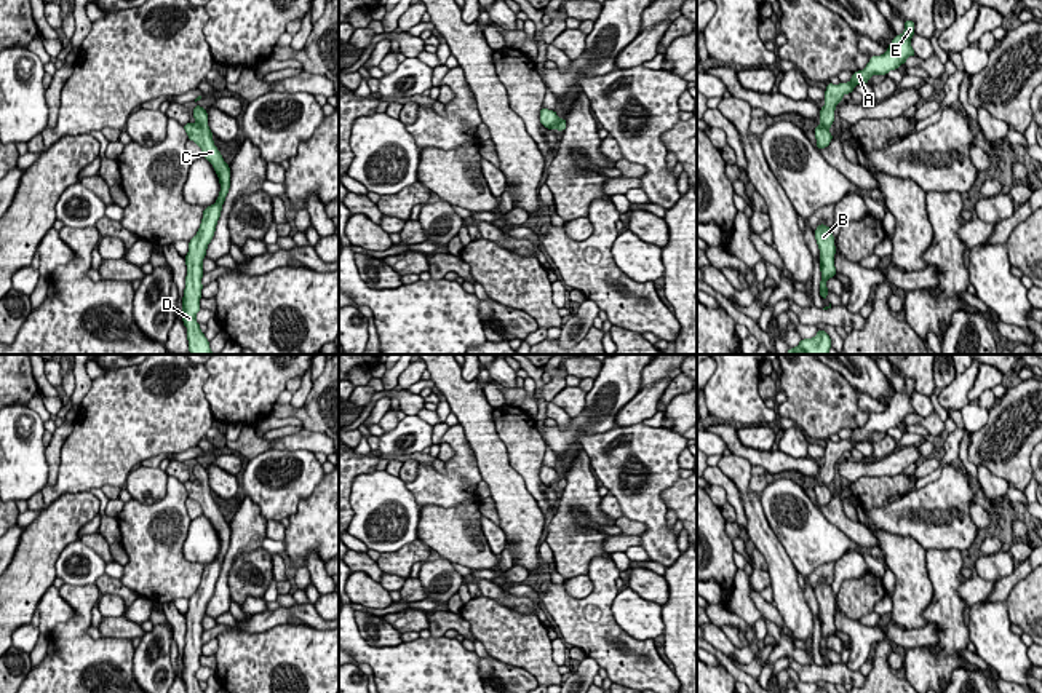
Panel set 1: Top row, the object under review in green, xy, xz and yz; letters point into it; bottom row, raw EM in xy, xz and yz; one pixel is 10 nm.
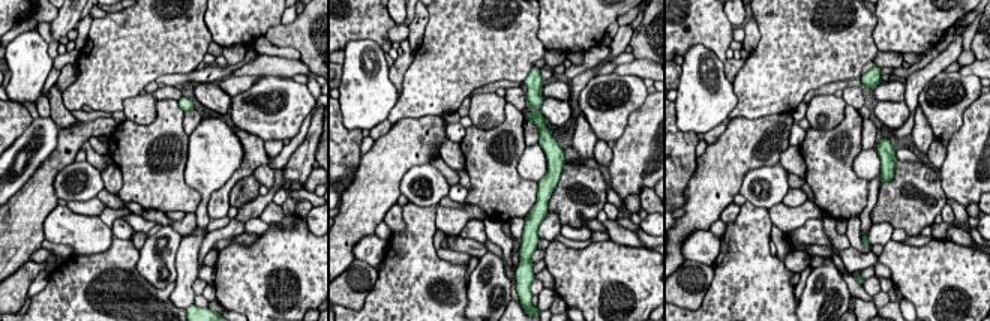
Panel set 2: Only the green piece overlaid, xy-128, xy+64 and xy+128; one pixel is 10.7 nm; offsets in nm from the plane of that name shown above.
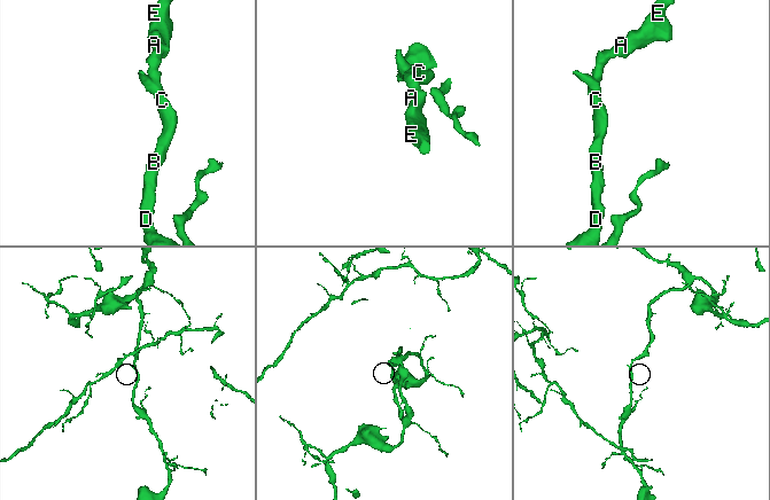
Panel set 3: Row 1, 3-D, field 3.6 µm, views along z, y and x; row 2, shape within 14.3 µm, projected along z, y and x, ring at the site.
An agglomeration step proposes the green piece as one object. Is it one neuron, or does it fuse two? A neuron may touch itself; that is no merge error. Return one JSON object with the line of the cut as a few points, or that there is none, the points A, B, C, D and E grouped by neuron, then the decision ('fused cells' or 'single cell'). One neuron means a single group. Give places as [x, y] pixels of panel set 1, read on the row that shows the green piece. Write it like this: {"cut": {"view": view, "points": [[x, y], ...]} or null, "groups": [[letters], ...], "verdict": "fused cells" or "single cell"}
{"cut": null, "groups": [["A", "B", "C", "D", "E"]], "verdict": "single cell"}

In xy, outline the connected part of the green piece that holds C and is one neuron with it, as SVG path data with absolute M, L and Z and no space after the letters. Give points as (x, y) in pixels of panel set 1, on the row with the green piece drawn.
M198 104L193 112L193 123L185 123L184 129L189 136L189 141L193 141L203 152L203 156L213 164L219 184L221 192L214 204L205 208L203 219L197 235L189 241L189 252L185 255L187 276L185 276L185 289L182 297L182 321L187 327L187 340L189 340L189 353L190 354L222 354L213 353L209 348L209 340L200 331L200 324L195 316L201 310L201 278L203 278L203 259L206 255L208 244L211 243L217 220L221 217L222 204L230 188L230 168L224 161L221 152L214 145L213 133L208 126L208 113Z

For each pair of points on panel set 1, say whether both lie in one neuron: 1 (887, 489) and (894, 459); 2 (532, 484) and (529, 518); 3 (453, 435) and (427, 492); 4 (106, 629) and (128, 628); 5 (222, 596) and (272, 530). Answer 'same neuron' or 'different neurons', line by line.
1: different neurons
2: different neurons
3: same neuron
4: same neuron
5: different neurons

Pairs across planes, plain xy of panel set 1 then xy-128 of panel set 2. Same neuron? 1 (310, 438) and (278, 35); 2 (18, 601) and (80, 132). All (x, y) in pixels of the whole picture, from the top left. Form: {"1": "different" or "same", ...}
{"1": "different", "2": "same"}

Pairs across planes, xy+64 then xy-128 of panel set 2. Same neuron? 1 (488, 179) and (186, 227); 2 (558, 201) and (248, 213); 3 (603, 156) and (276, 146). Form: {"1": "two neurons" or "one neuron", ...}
{"1": "two neurons", "2": "two neurons", "3": "one neuron"}

